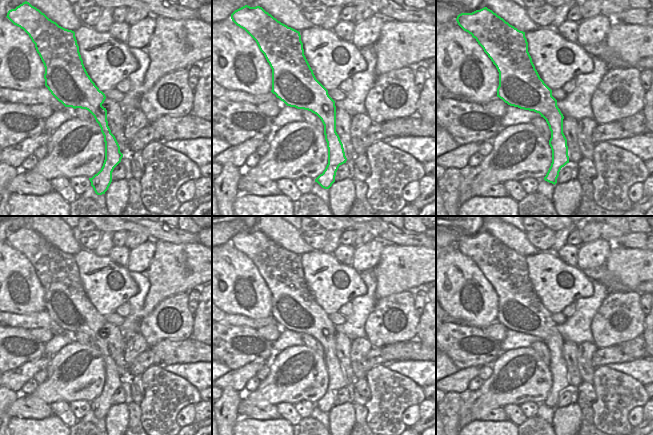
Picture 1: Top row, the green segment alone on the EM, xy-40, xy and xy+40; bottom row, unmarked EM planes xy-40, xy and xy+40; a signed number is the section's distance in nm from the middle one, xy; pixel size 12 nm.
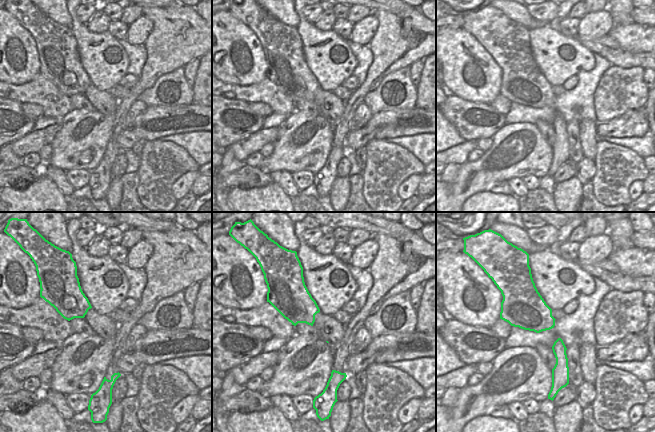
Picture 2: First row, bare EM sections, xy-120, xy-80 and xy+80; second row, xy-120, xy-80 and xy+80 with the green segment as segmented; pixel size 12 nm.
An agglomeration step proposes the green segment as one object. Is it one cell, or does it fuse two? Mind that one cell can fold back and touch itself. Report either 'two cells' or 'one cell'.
one cell

